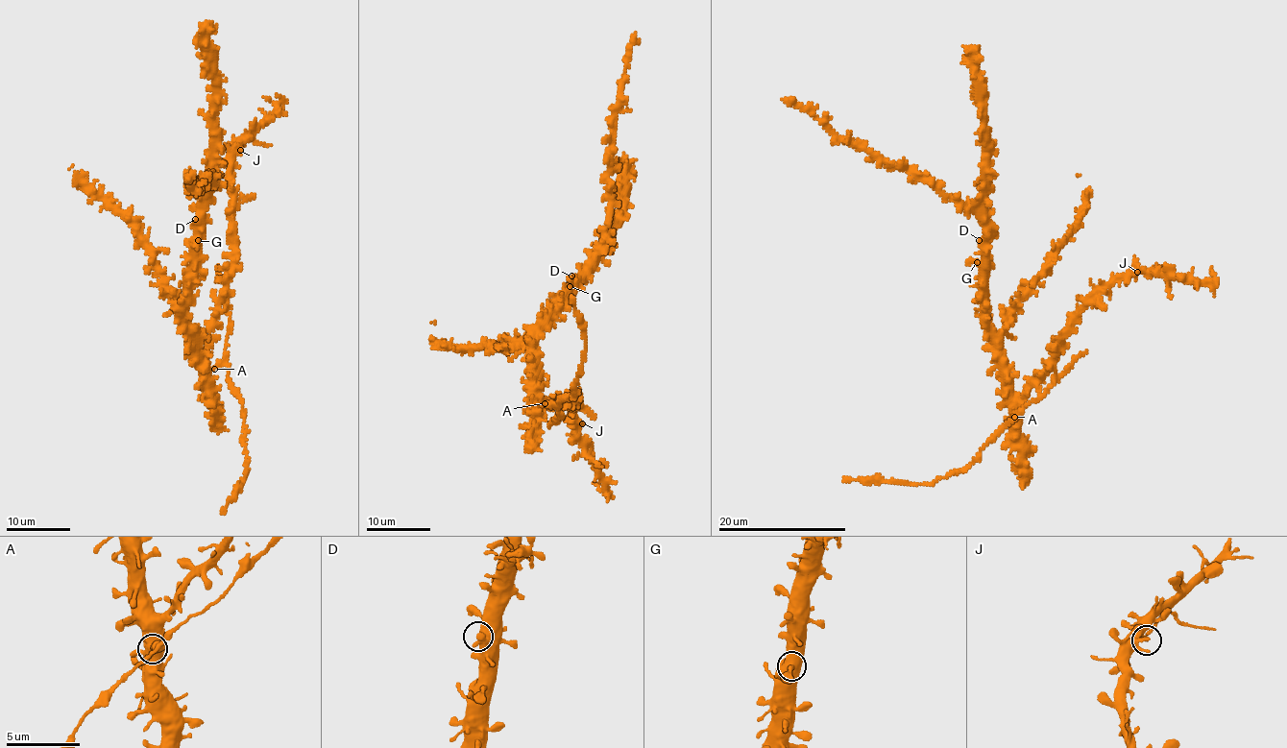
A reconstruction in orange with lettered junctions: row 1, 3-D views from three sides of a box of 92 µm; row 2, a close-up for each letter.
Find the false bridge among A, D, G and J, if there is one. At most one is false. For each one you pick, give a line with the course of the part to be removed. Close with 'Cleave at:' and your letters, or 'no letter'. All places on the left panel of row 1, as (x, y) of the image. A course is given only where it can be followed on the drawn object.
A: foreign part runs (214, 368), (226, 362), (229, 377), (242, 405), (248, 471), (220, 513)
Cleave at: A

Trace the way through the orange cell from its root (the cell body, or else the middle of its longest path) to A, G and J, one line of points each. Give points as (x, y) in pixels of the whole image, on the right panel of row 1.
A: (1000, 339), (1005, 399), (1014, 416)
G: (1000, 339), (987, 326), (984, 266), (977, 262)
J: (1000, 339), (1005, 382), (1014, 396), (1025, 396), (1078, 311), (1137, 272)

